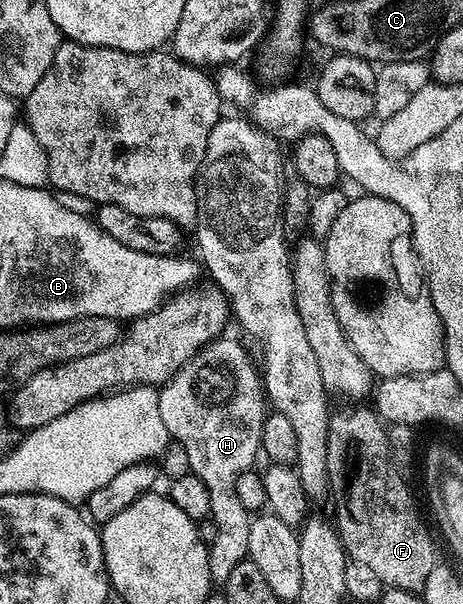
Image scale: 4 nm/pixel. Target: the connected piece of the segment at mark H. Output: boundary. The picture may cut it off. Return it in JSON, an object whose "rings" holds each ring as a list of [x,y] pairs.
{"rings":[[[221,337],[206,344],[169,383],[159,388],[158,401],[158,409],[162,409],[162,425],[166,425],[169,436],[186,449],[186,457],[190,457],[191,474],[200,478],[206,489],[210,489],[210,518],[214,525],[218,525],[218,534],[213,543],[208,544],[208,556],[212,582],[216,585],[222,585],[226,577],[230,577],[234,565],[249,558],[252,519],[250,512],[242,509],[242,501],[238,501],[238,481],[242,472],[253,470],[257,466],[256,455],[258,459],[261,454],[260,438],[266,414],[261,372],[254,359],[252,364],[247,349],[238,340],[228,338]]]}

